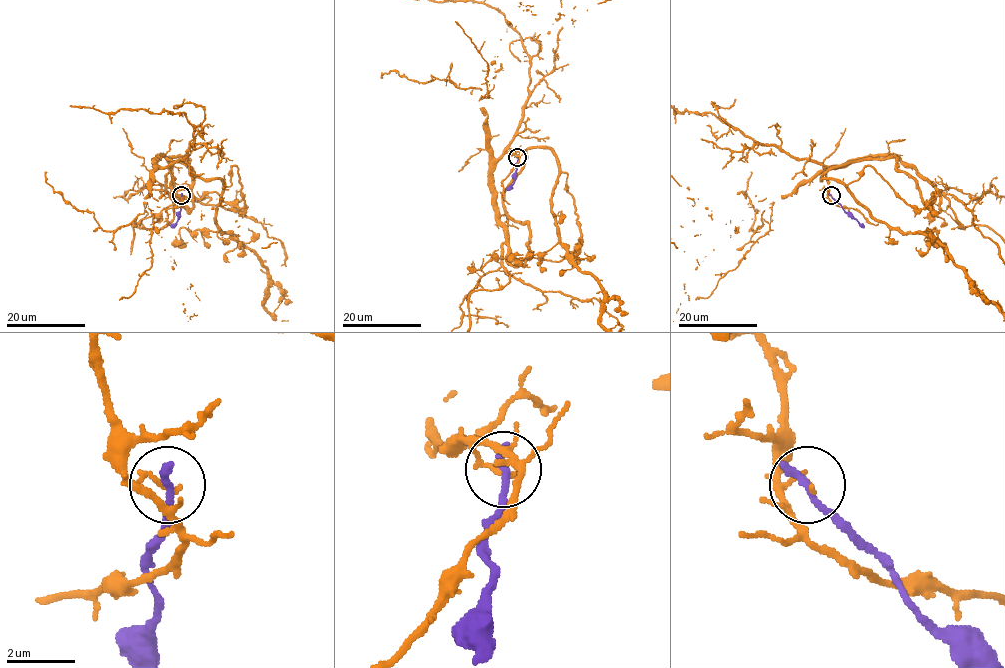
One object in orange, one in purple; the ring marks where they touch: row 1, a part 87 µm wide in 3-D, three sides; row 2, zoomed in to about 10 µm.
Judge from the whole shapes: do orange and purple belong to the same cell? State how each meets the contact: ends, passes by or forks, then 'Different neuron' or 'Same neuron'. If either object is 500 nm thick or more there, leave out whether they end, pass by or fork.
At the ring orange ends. At the ring purple ends. Different neuron

